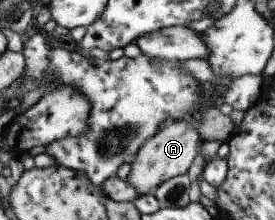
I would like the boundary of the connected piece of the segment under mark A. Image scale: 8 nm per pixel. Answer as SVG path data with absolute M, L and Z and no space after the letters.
M188 117L170 121L156 135L142 144L134 161L130 163L131 169L127 176L127 182L135 187L138 196L148 194L148 191L157 188L163 181L189 171L202 139L194 128L195 120L196 117Z

